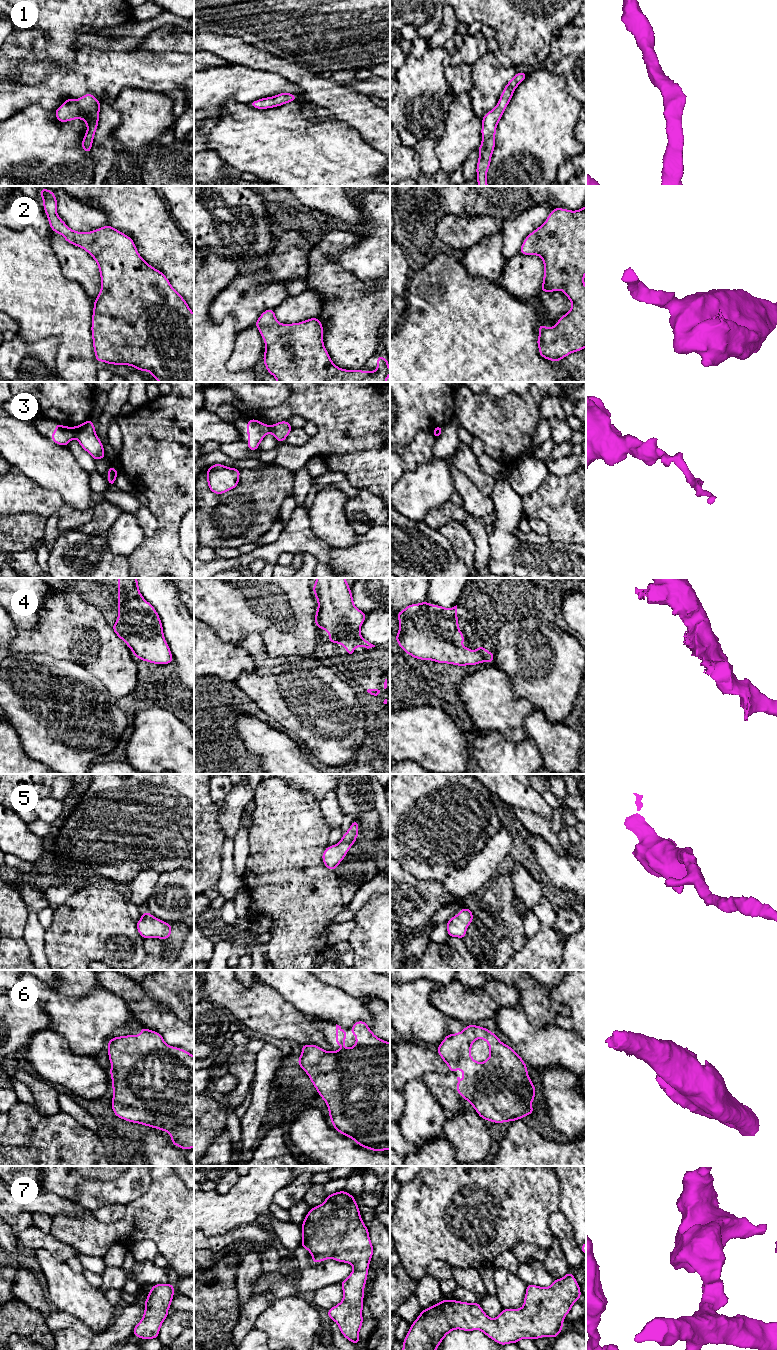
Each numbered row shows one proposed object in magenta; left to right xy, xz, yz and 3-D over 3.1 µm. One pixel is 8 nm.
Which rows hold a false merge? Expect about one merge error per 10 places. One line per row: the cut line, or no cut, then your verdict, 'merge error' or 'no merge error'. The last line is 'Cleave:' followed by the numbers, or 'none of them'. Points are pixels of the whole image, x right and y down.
1: no cut | no merge error
2: no cut | no merge error
3: xy (73, 427), (75, 436) | merge error
4: no cut | no merge error
5: no cut | no merge error
6: no cut | no merge error
7: no cut | no merge error
Cleave: 3

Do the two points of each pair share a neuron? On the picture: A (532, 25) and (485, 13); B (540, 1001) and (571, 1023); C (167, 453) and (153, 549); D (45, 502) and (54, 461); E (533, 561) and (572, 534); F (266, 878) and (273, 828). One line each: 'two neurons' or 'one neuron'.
A: one neuron
B: two neurons
C: one neuron
D: two neurons
E: two neurons
F: one neuron

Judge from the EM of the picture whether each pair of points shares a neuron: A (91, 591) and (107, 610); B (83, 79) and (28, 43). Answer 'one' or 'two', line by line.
A: one
B: one

